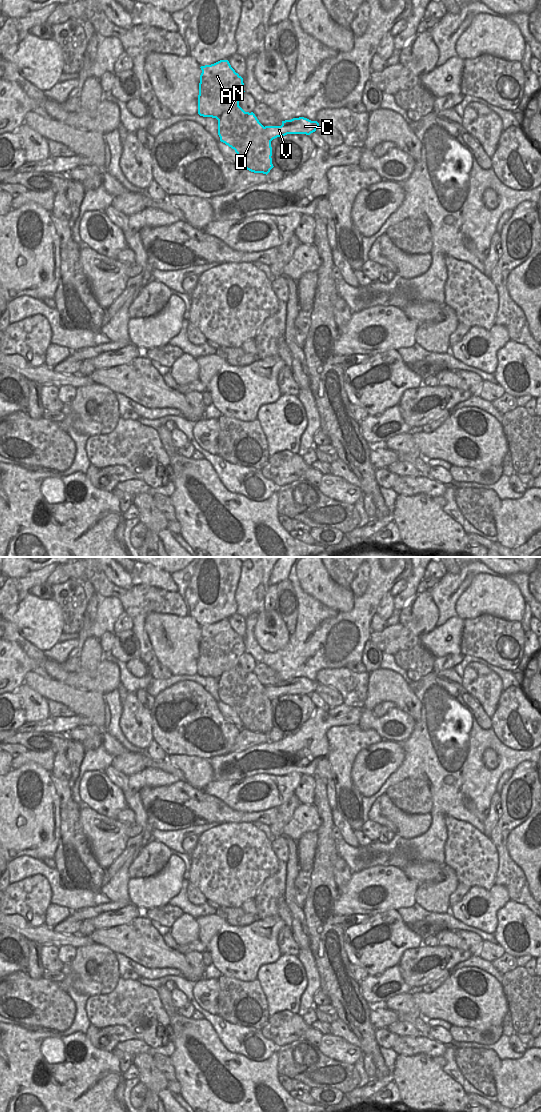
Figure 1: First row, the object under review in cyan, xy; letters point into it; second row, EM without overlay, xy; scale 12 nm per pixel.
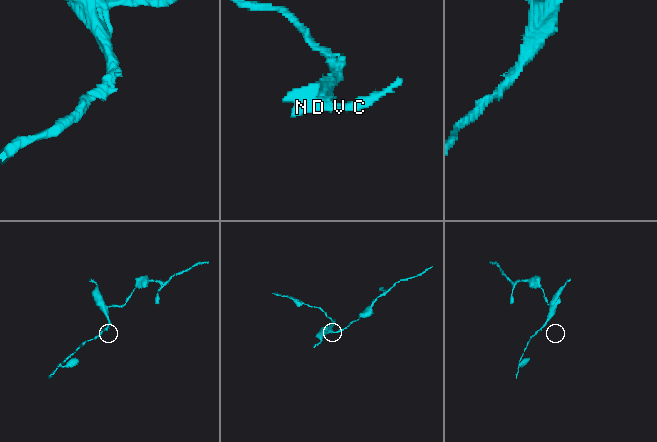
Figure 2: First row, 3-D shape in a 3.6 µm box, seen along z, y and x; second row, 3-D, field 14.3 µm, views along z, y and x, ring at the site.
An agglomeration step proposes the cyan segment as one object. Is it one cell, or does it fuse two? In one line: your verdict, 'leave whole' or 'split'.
split

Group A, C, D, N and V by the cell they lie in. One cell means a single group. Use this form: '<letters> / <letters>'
A D N / C V

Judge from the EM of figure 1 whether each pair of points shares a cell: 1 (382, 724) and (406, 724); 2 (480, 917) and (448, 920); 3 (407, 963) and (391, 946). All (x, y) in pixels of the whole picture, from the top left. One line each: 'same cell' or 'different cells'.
1: same cell
2: different cells
3: different cells

